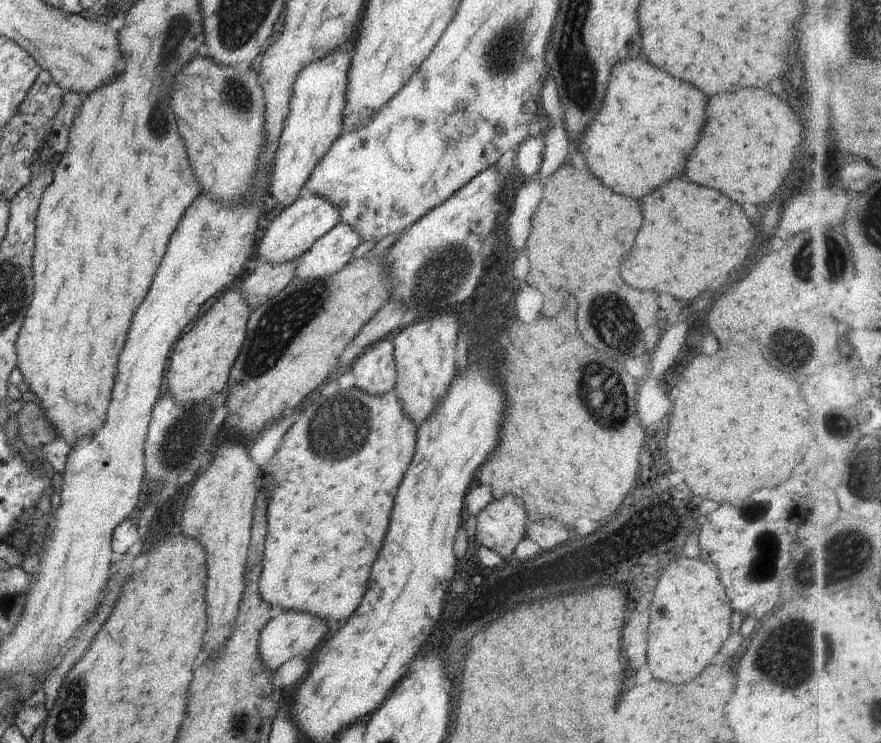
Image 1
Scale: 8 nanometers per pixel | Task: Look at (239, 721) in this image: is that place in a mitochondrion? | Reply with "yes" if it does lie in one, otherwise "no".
yes

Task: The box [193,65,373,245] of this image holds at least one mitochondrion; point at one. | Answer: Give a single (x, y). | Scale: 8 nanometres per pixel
(236, 93)

